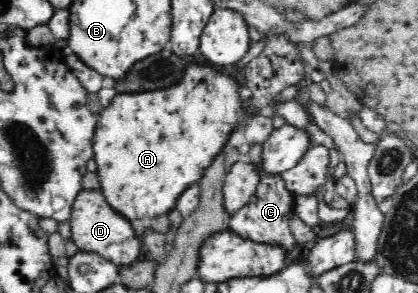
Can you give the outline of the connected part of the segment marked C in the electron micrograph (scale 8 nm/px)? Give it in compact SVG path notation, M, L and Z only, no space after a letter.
M281 174L269 176L258 183L256 194L251 201L234 216L228 218L227 225L239 236L266 246L278 247L279 250L284 251L284 256L287 256L294 248L297 250L301 247L291 228L291 218L296 215L295 200L298 196L286 186L286 181Z

